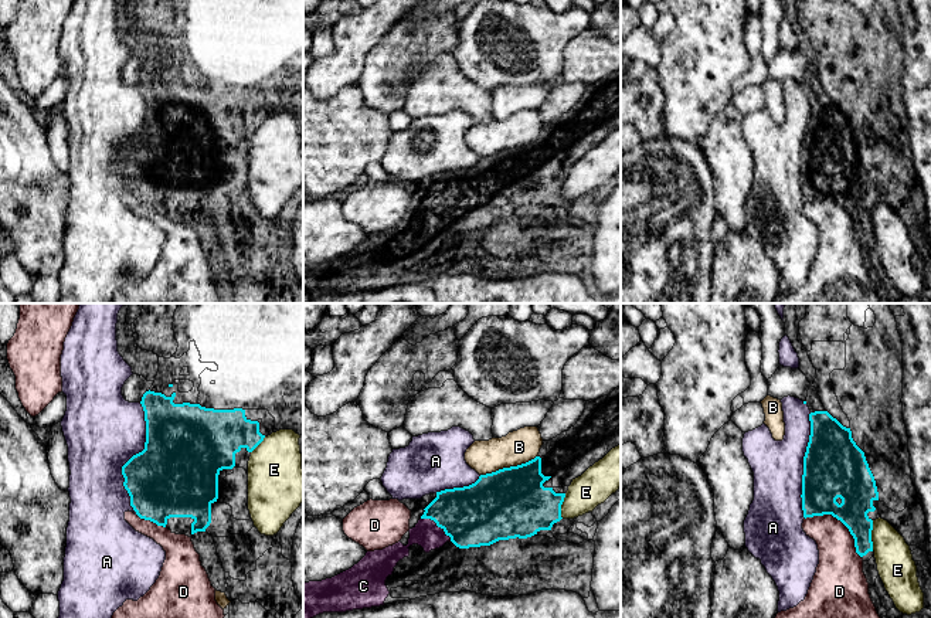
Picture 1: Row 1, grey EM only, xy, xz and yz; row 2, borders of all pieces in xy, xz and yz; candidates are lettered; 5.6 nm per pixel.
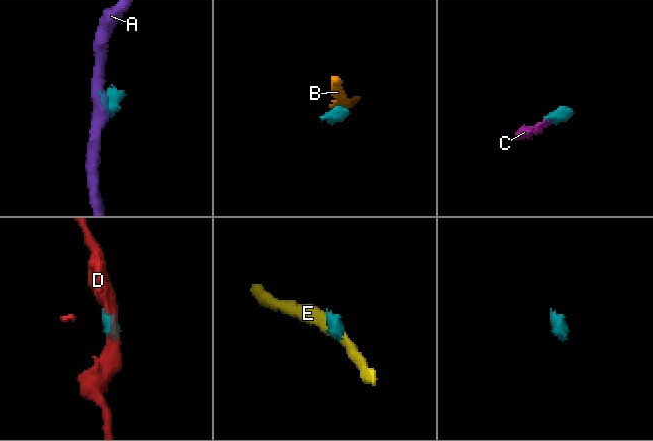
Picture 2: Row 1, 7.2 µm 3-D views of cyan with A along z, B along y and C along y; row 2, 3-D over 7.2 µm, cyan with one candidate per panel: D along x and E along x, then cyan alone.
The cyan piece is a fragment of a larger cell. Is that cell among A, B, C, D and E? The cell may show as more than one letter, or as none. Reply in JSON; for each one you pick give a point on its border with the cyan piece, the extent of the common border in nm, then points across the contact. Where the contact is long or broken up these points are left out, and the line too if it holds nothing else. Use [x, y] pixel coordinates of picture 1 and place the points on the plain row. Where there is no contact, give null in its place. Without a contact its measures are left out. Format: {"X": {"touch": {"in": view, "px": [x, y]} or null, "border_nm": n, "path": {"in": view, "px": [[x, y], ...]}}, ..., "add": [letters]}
{"C": {"touch": {"in": "xz", "px": [437, 207]}, "border_nm": 220}, "add": ["C"]}

